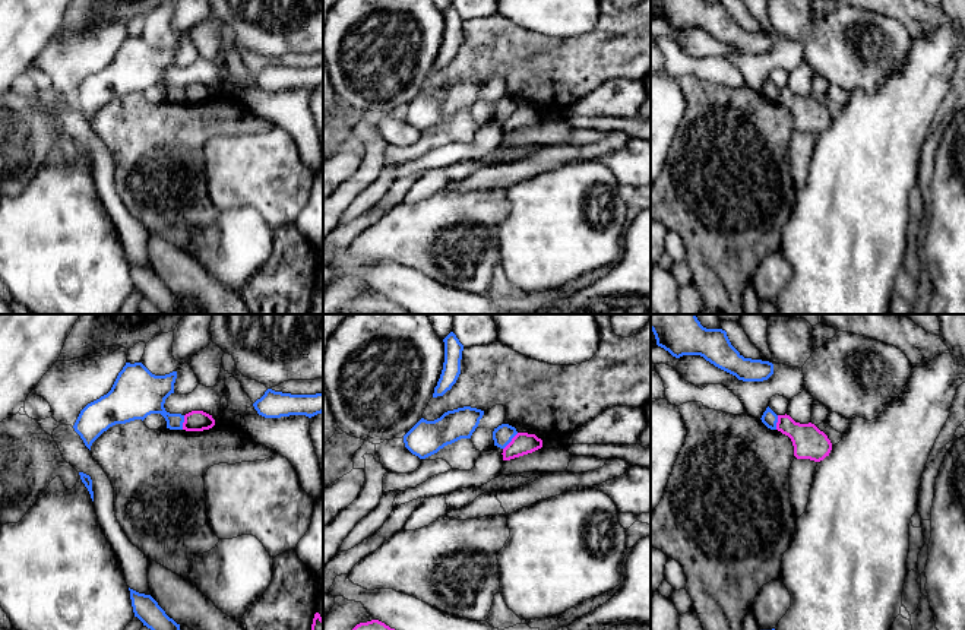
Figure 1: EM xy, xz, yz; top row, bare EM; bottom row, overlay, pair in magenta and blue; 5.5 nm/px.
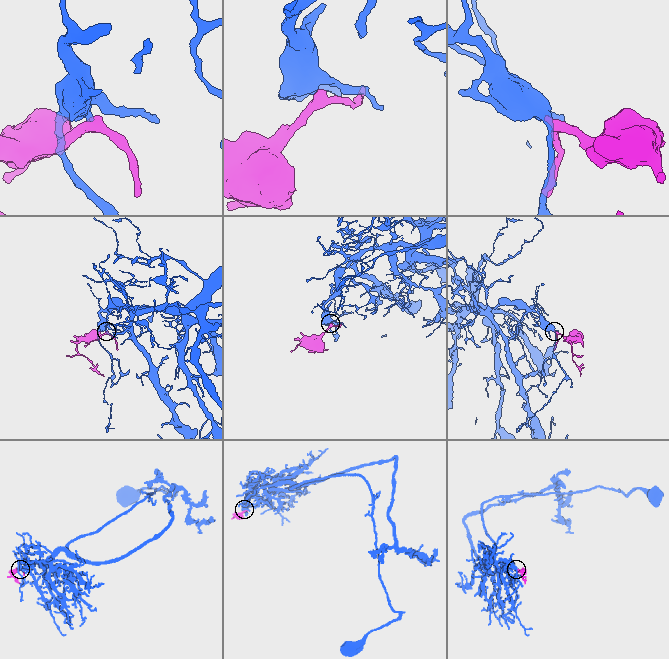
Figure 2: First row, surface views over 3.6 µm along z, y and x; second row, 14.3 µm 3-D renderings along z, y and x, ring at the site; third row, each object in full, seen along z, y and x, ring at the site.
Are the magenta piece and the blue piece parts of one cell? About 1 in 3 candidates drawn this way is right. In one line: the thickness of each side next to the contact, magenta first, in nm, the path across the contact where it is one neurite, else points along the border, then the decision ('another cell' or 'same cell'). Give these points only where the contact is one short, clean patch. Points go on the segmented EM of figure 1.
calibres 120 and 110 nm; border xz (518, 433), (503, 449); another cell

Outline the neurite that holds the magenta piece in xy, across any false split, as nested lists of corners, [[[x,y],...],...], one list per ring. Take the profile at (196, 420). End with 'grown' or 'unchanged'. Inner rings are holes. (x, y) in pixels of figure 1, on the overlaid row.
[[[192,411],[184,415],[183,430],[186,431],[203,431],[215,425],[212,415],[203,411]]] | unchanged

